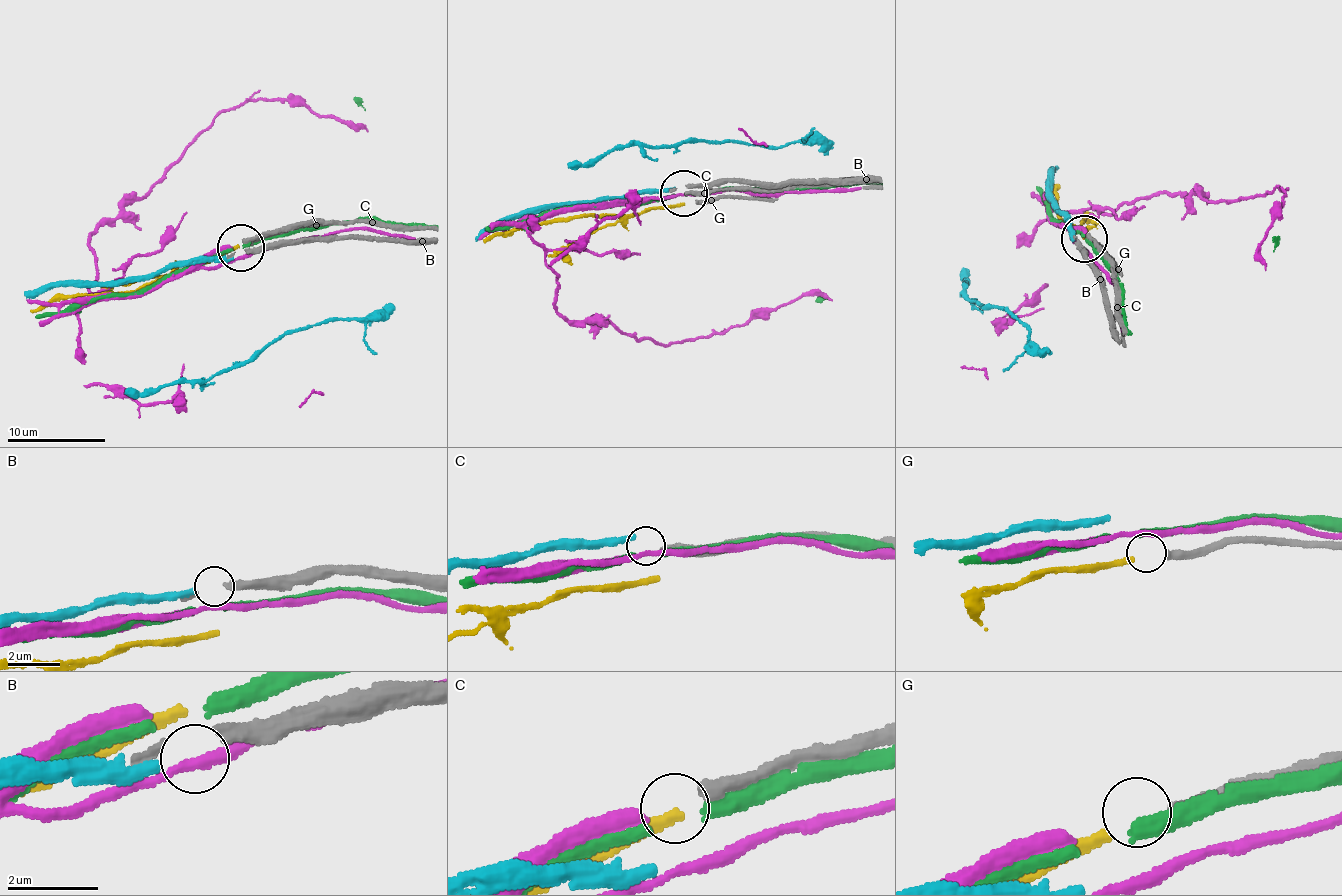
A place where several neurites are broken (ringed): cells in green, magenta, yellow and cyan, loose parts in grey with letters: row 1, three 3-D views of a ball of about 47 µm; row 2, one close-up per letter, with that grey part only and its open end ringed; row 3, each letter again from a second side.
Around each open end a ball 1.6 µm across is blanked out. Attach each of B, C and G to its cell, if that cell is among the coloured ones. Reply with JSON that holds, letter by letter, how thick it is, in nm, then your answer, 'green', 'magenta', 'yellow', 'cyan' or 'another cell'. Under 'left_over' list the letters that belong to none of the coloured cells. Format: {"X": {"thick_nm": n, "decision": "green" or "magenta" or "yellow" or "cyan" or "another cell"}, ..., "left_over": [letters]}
{"B": {"thick_nm": 240, "decision": "cyan"}, "C": {"thick_nm": 320, "decision": "magenta"}, "G": {"thick_nm": 260, "decision": "yellow"}, "left_over": []}

